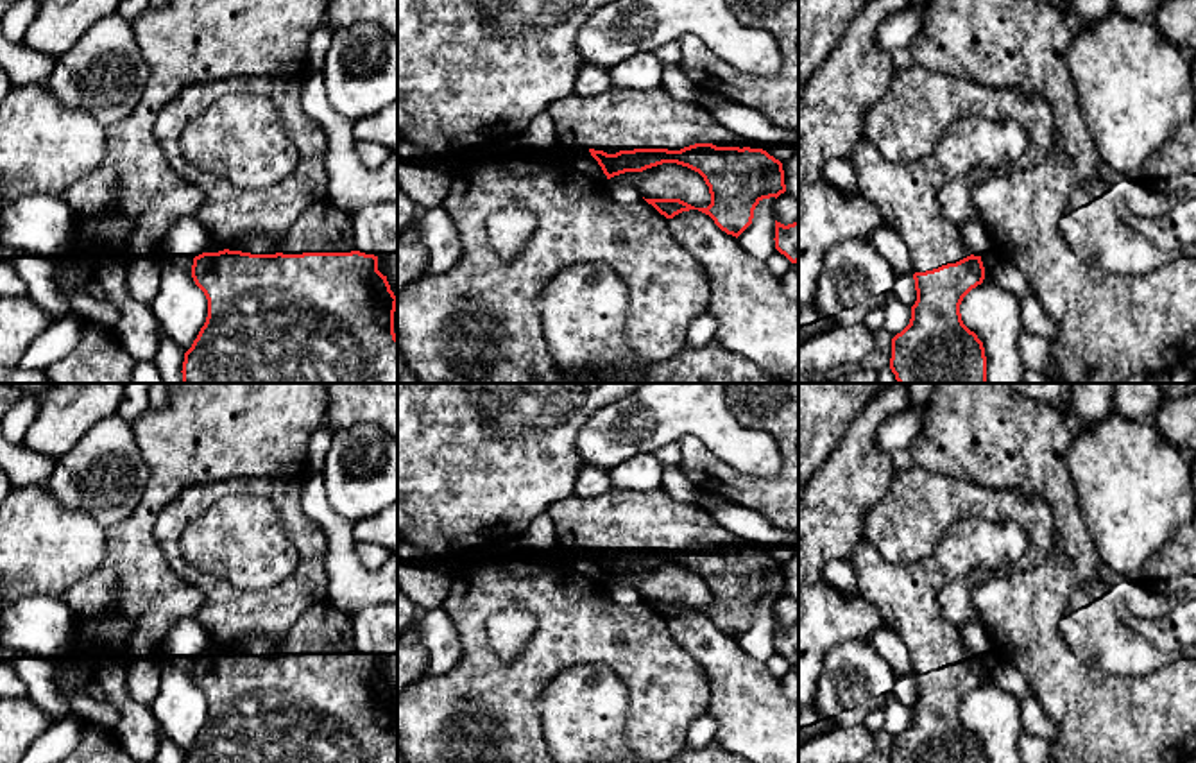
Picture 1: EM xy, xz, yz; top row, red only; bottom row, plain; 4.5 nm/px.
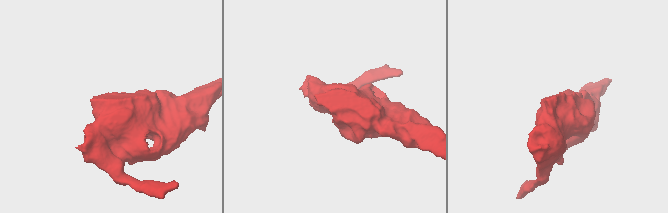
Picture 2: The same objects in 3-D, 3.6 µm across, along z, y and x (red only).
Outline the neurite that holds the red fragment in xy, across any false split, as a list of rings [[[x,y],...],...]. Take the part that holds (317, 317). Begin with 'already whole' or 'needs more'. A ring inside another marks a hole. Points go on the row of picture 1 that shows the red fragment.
needs more | [[[328,201],[310,204],[297,217],[290,231],[278,240],[276,254],[251,254],[208,244],[206,251],[193,258],[192,278],[208,299],[208,317],[184,353],[183,383],[397,383],[397,337],[394,333],[397,297],[390,290],[387,276],[378,270],[378,256],[356,249],[351,215]]]

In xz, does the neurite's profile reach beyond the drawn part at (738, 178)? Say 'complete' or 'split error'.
split error

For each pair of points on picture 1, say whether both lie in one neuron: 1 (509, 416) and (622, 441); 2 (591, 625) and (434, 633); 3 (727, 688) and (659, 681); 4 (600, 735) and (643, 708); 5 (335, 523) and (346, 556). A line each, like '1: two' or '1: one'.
1: two
2: two
3: two
4: two
5: one

